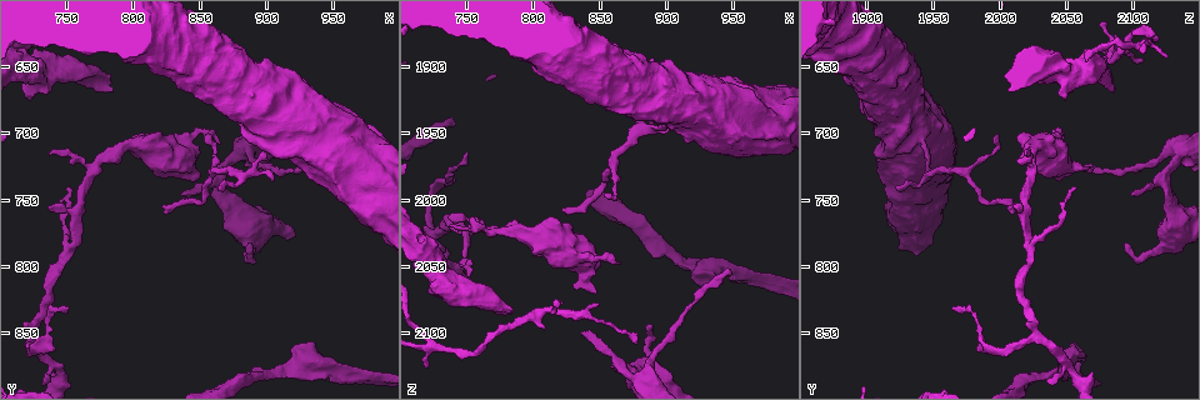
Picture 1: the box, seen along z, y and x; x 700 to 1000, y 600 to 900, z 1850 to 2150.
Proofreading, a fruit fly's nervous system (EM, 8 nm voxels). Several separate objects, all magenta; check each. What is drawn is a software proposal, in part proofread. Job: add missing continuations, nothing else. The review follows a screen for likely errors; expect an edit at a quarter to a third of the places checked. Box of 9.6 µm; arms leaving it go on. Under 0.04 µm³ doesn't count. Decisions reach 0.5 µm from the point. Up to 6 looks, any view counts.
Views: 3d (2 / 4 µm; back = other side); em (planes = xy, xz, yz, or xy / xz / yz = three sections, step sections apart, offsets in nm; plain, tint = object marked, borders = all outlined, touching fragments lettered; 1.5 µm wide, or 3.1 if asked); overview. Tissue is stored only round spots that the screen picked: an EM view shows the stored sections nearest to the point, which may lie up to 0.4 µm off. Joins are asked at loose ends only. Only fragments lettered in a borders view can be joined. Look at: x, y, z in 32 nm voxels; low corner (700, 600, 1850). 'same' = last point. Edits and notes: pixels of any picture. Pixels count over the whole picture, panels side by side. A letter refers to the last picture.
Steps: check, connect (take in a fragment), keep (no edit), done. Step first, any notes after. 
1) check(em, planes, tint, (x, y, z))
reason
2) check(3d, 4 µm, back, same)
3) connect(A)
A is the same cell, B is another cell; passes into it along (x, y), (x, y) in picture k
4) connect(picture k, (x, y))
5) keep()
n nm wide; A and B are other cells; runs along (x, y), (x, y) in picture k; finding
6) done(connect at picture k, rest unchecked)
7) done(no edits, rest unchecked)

check(3d, 4 µm, back, (834, 744, 2100))
tapers out

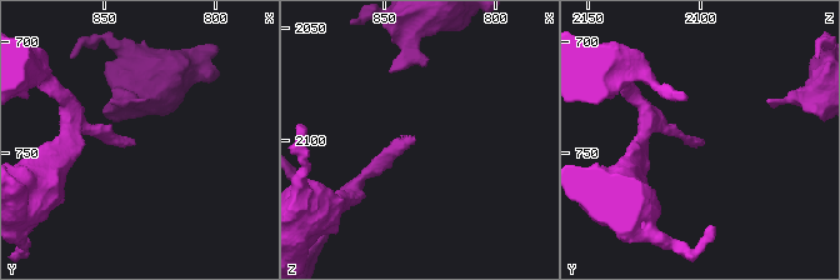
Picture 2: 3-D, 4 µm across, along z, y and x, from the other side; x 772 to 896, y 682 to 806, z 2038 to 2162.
check(em, xy, step 8, tint, (835, 747, 2100))

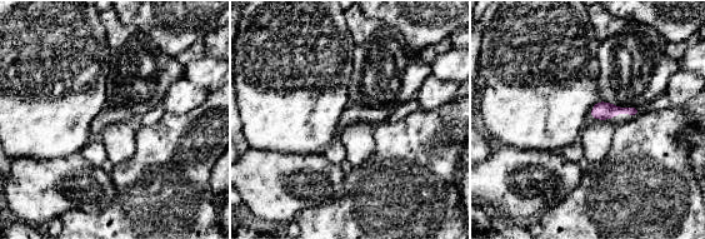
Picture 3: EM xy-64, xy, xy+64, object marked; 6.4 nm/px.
check(em, xy, step 8, borders, same)
what lies round it

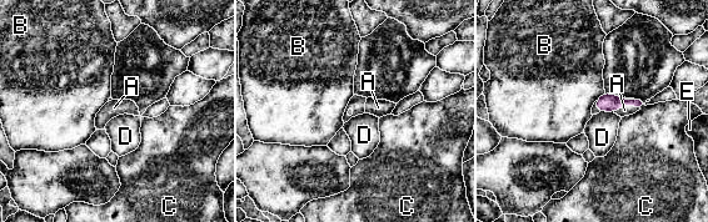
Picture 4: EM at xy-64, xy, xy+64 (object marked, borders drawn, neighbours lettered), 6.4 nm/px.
connect(A)
A is the same cell, B, C, D and E are other cells; passes into it along (606, 102), (627, 105), (624, 110) in picture 4; the cell continues

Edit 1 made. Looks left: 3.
check(3d, 2 µm, (786, 668, 2084))
stops while still wide

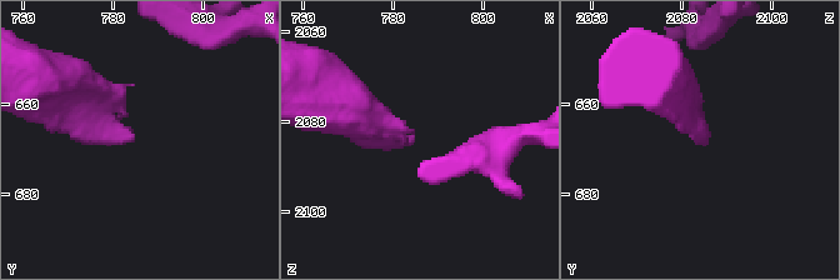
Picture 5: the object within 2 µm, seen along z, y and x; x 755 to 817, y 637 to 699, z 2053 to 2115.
check(em, planes, borders, (785, 669, 2083))
shape alone is not enough

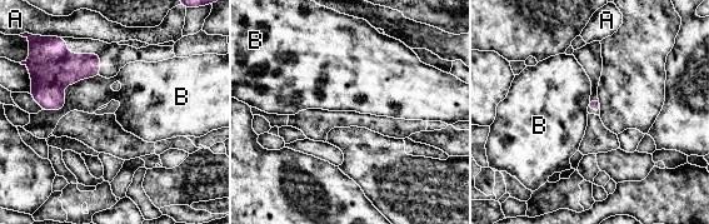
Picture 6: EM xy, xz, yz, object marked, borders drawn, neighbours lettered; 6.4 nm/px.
keep()
B touches over 440 nm; A and B are other cells; border along (99, 75), (43, 110) in picture 6; none of them fits

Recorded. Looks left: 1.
check(em, planes, borders, (752, 742, 2054))
tapers out

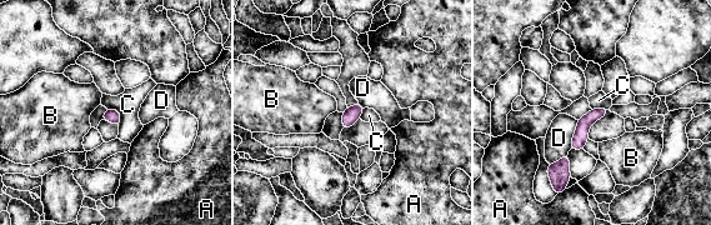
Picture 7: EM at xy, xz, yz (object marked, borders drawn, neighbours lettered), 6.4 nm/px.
keep()
A, B, C and D are other cells; border along (106, 108), (118, 111), (119, 126) in picture 7; none of them fits

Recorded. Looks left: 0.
done(connect at picture 4, rest unchecked)

